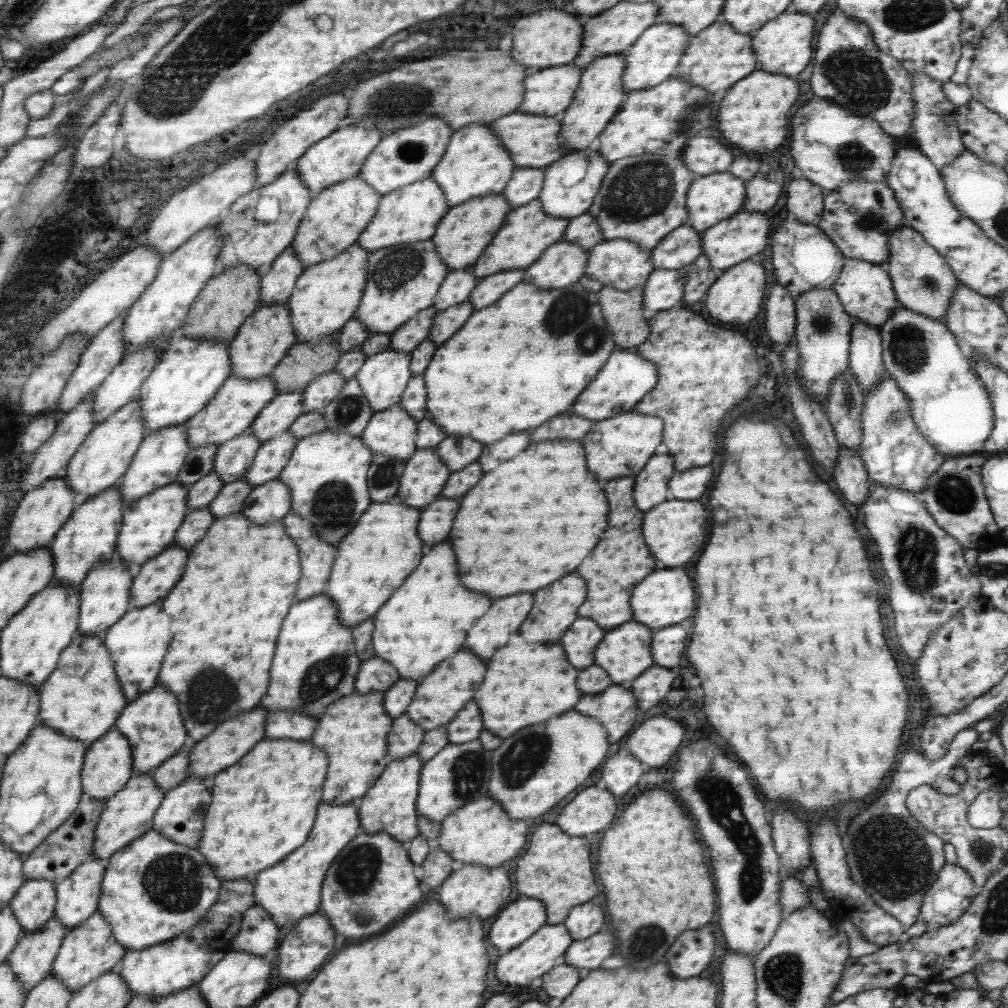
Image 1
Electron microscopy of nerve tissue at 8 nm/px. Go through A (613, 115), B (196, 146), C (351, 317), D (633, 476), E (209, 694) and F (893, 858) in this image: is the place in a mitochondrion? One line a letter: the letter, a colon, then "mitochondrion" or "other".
A: other
B: other
C: other
D: other
E: mitochondrion
F: mitochondrion

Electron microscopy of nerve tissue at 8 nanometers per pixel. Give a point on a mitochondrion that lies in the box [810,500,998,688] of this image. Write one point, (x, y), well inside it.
(916, 549)

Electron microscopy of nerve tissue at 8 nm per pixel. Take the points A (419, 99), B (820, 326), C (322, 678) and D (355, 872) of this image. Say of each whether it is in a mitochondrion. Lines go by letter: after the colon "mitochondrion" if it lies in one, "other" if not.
A: mitochondrion
B: mitochondrion
C: mitochondrion
D: mitochondrion

